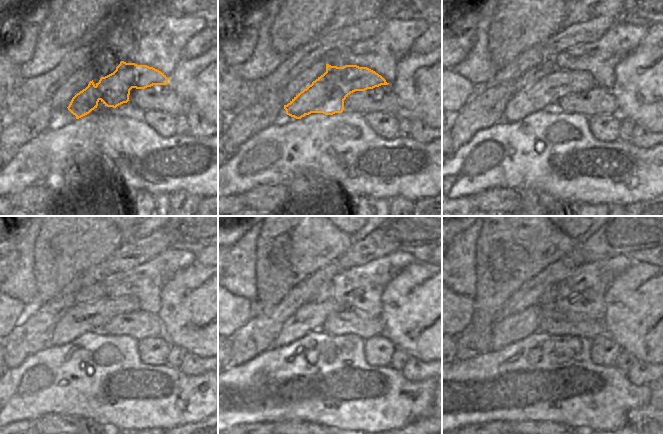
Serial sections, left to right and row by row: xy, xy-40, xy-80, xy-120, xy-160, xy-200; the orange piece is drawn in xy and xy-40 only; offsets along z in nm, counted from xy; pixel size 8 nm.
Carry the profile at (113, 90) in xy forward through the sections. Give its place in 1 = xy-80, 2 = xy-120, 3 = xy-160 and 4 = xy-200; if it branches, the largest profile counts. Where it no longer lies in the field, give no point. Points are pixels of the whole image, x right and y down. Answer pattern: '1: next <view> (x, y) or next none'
1: next xy-80 (543, 95)
2: next xy-120 (83, 317)
3: next xy-160 (311, 316)
4: next xy-200 (512, 328)

